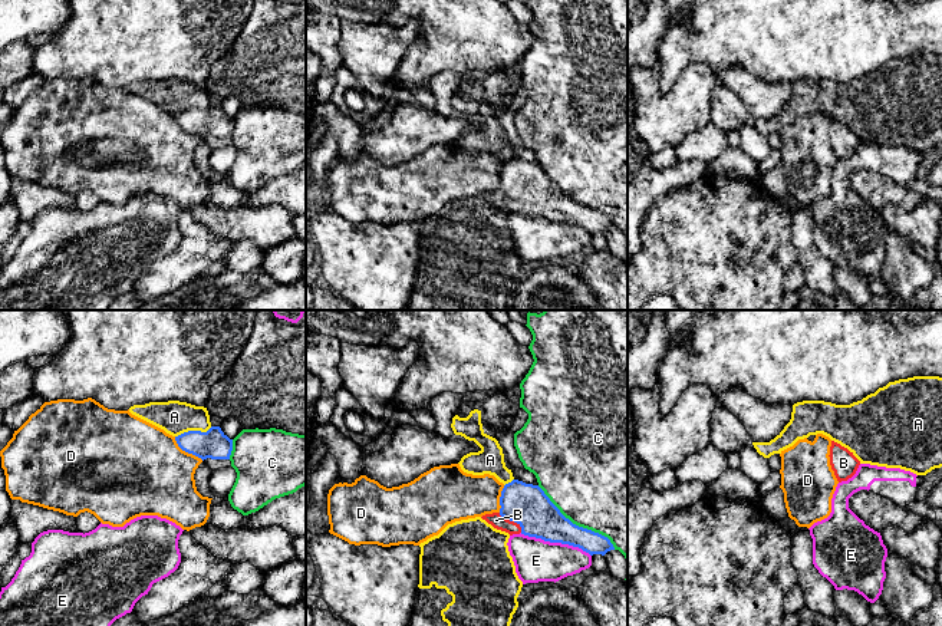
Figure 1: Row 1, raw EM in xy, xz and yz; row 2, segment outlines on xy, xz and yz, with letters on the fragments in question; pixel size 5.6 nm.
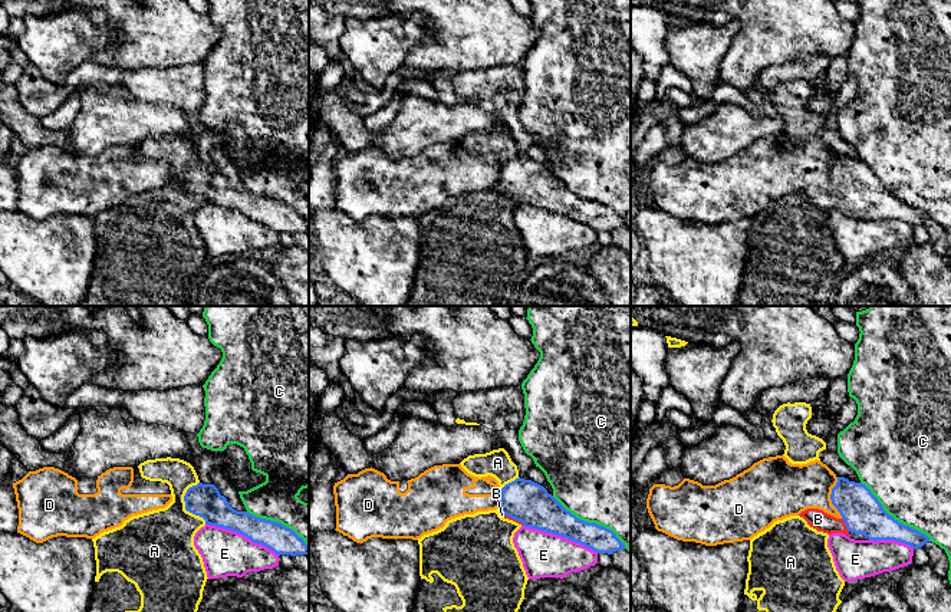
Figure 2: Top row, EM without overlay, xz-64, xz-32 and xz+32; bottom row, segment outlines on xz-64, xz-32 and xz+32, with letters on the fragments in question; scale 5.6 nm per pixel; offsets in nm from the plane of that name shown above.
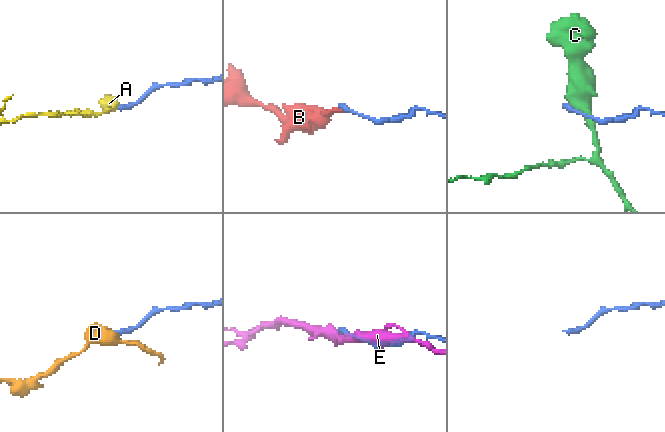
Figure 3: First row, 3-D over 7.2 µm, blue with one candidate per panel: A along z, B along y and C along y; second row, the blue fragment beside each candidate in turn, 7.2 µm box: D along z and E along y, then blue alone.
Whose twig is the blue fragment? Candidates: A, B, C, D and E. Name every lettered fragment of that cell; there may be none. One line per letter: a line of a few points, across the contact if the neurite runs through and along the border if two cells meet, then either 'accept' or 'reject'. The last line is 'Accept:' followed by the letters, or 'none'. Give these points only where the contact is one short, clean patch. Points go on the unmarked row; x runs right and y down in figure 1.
A: line xy (211, 105), (206, 109), (184, 109), (175, 115); reject
B: line xz (526, 183), (511, 198), (496, 198); accept
C: reject
D: line xy (174, 115), (183, 128), (203, 138); reject
E: reject
Accept: B

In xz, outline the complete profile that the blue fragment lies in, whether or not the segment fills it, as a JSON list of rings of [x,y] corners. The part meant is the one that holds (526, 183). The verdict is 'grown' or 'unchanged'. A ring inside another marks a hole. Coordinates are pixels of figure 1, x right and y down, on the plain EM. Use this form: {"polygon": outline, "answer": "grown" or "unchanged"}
{"polygon": [[[513,158],[504,164],[500,184],[498,191],[481,197],[510,214],[521,211],[550,221],[569,223],[590,234],[605,234],[615,228],[607,215],[566,197],[538,164]]], "answer": "grown"}

